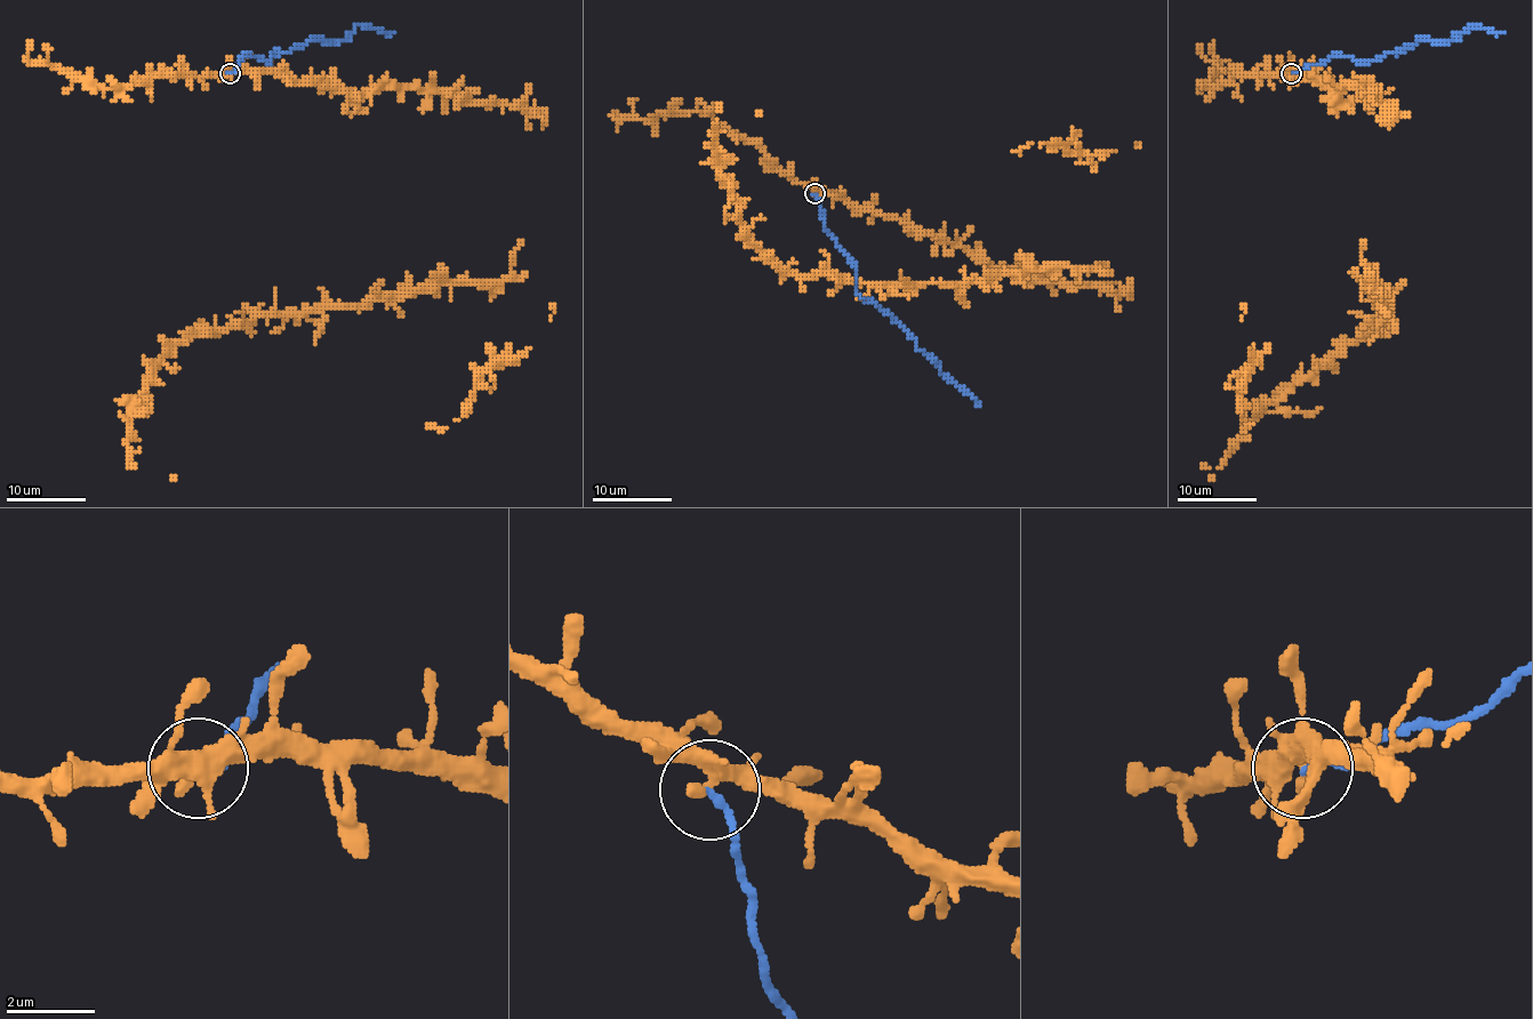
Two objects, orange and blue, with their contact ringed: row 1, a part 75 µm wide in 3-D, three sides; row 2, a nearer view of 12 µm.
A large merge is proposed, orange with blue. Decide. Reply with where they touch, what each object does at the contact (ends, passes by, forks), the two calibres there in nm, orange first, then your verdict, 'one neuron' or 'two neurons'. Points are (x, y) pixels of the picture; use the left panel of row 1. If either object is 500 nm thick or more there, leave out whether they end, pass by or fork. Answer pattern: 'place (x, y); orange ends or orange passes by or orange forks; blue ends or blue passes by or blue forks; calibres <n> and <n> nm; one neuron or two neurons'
place (230, 73); orange forks; blue ends; calibres 320 and 180 nm; two neurons

